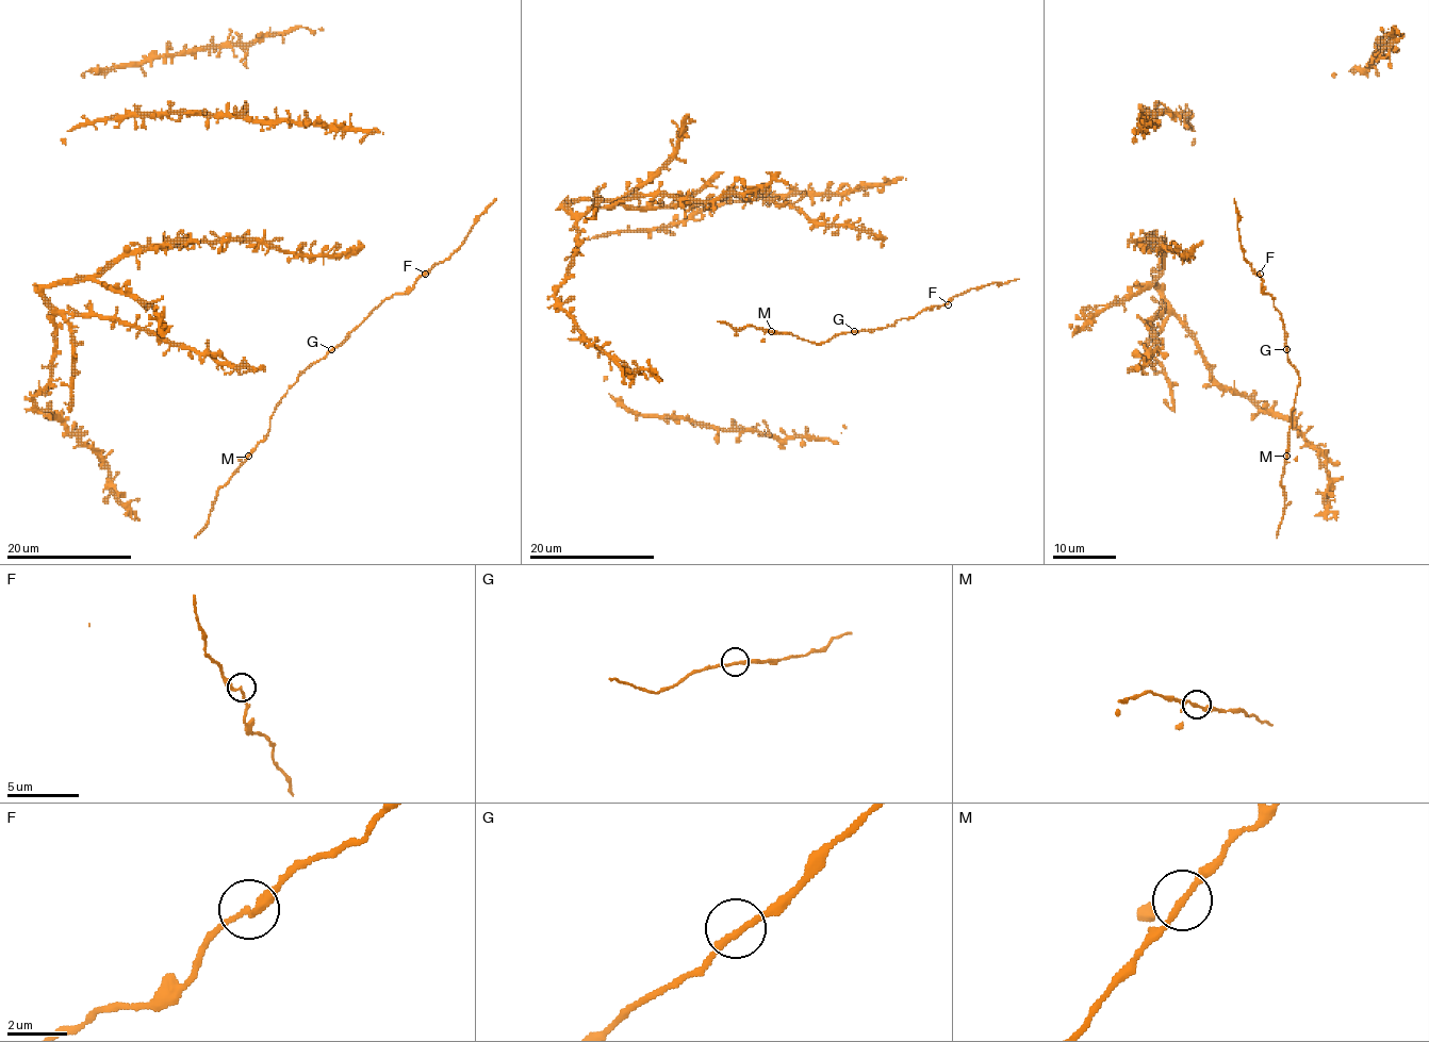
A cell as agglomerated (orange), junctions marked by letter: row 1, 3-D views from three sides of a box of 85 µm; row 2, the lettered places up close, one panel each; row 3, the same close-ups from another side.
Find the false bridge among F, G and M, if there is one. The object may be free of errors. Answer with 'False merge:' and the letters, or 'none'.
False merge: none

